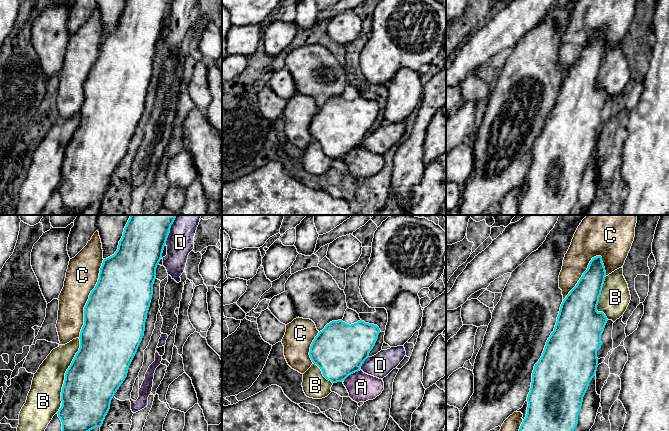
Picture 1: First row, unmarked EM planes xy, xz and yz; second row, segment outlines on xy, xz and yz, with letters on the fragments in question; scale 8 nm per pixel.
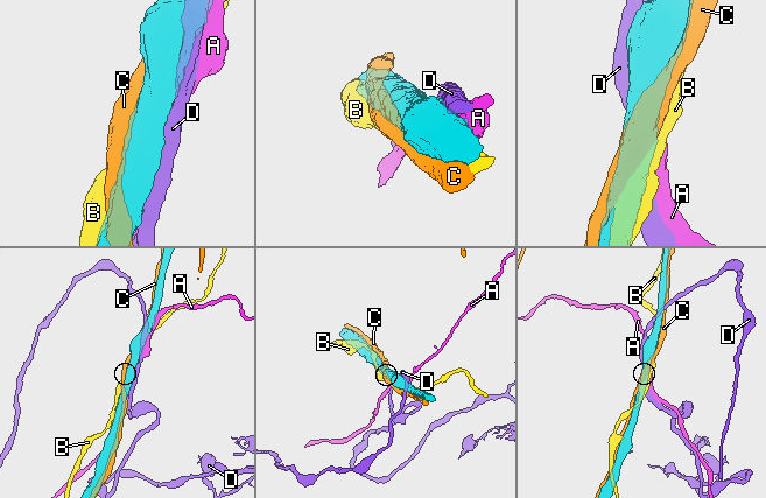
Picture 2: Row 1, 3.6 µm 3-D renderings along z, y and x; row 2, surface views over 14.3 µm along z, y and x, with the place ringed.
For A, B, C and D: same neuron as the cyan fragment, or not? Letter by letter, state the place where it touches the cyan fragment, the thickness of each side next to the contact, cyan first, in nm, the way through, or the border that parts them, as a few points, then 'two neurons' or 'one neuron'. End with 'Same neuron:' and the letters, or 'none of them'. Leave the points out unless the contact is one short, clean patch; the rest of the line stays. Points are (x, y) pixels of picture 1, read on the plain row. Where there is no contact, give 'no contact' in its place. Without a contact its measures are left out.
A: contact xz (351, 149); calibres 420 and 220 nm; two neurons
B: contact xy (67, 146); calibres 440 and 240 nm; two neurons
C: contact xy (89, 74); calibres 500 and 260 nm; one neuron
D: contact xy (168, 10); calibres 360 and 220 nm; two neurons
Same neuron: C

